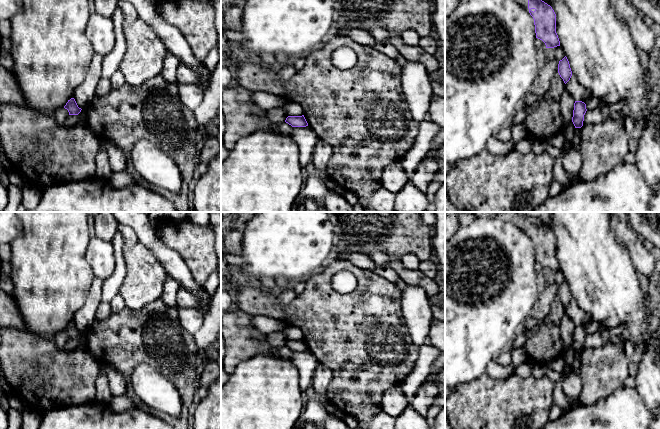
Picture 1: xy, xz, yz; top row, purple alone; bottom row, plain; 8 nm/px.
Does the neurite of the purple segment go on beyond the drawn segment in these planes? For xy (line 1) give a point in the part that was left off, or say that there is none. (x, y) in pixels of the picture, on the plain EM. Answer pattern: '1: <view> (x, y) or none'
1: none

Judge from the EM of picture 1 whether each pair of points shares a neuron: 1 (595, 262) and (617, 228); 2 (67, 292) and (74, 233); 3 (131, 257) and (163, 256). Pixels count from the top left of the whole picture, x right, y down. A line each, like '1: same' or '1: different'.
1: different
2: same
3: different

